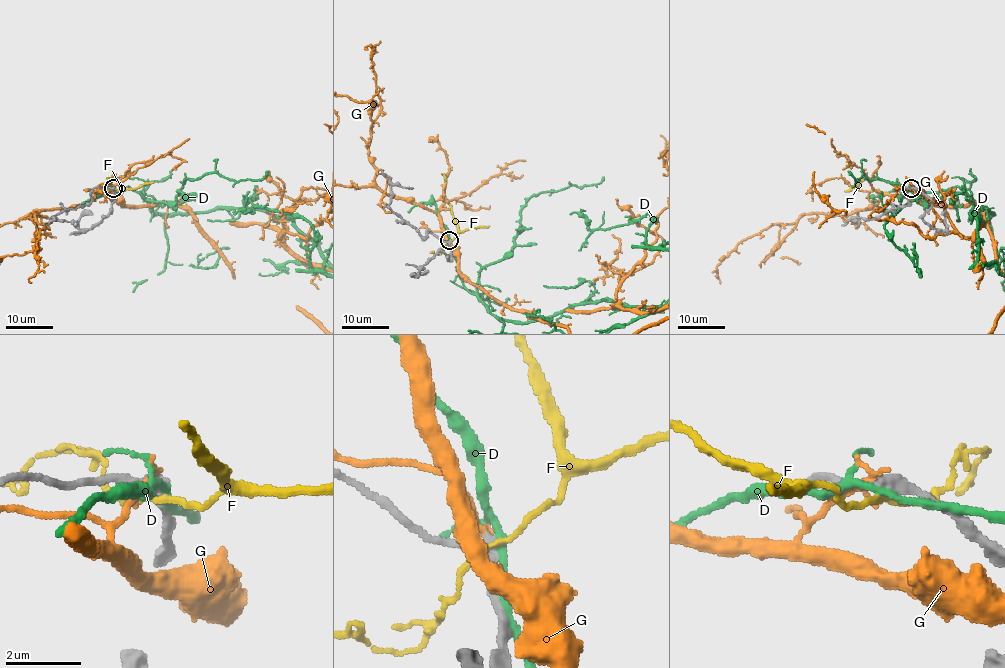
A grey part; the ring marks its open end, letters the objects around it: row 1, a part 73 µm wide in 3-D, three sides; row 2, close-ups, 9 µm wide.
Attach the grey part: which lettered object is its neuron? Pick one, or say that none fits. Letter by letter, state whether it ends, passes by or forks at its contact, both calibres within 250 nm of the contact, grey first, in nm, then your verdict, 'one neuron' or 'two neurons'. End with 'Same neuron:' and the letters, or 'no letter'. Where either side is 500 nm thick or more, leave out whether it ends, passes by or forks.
D: it forks there; 340 nm thick on the grey side, 140 nm on the other; two neurons
F: it passes by; 360 nm thick on the grey side, 150 nm on the other; two neurons
G: it ends there; 360 nm thick on the grey side, 220 nm on the other; two neurons
Same neuron: no letter

